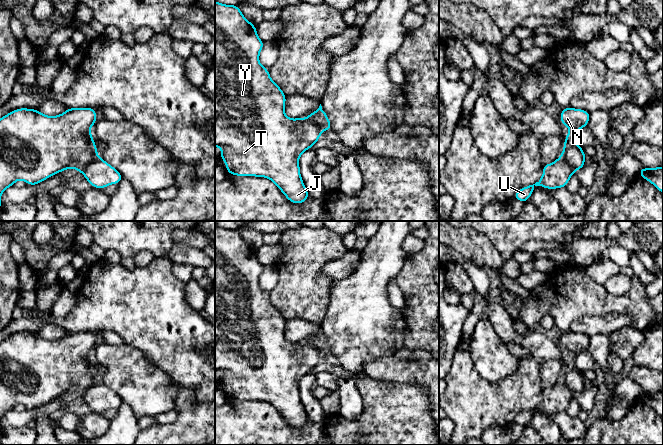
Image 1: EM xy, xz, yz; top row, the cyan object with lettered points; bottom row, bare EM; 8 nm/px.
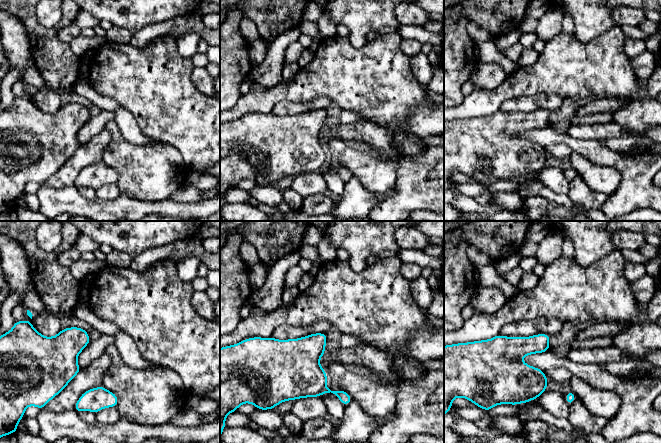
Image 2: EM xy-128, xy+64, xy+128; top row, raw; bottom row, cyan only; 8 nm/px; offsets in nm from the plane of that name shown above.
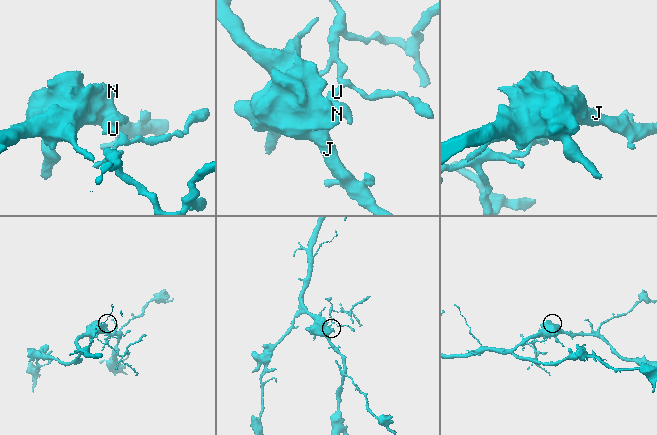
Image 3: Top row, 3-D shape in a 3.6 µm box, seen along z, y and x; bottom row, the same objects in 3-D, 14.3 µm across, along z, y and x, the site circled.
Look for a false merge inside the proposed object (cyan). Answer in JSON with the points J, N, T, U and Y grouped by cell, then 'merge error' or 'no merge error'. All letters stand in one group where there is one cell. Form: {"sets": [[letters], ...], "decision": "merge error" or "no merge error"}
{"sets": [["J", "N", "T", "Y"], ["U"]], "decision": "merge error"}

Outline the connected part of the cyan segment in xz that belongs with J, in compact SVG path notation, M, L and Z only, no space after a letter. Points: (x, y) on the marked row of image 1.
M215 1L215 147L221 147L220 156L226 165L226 170L230 175L254 176L270 179L285 195L285 197L295 204L301 204L310 196L300 174L299 157L303 152L312 148L320 139L321 130L307 118L291 119L285 115L286 95L282 89L271 79L269 70L259 62L259 54L264 46L264 42L258 37L256 26L248 21L237 5L225 5Z

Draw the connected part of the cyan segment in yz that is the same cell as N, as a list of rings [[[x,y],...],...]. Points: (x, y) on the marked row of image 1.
[[[567,107],[560,113],[561,124],[567,126],[570,132],[566,134],[561,156],[570,165],[574,172],[585,166],[585,156],[581,146],[574,142],[574,134],[587,127],[590,113],[583,109]]]

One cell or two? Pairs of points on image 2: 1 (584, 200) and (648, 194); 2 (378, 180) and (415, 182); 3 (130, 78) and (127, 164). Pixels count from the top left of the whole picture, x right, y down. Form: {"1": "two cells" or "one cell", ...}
{"1": "two cells", "2": "two cells", "3": "two cells"}

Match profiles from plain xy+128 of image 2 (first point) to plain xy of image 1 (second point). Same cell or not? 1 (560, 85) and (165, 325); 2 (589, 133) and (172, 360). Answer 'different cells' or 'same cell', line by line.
1: same cell
2: different cells

